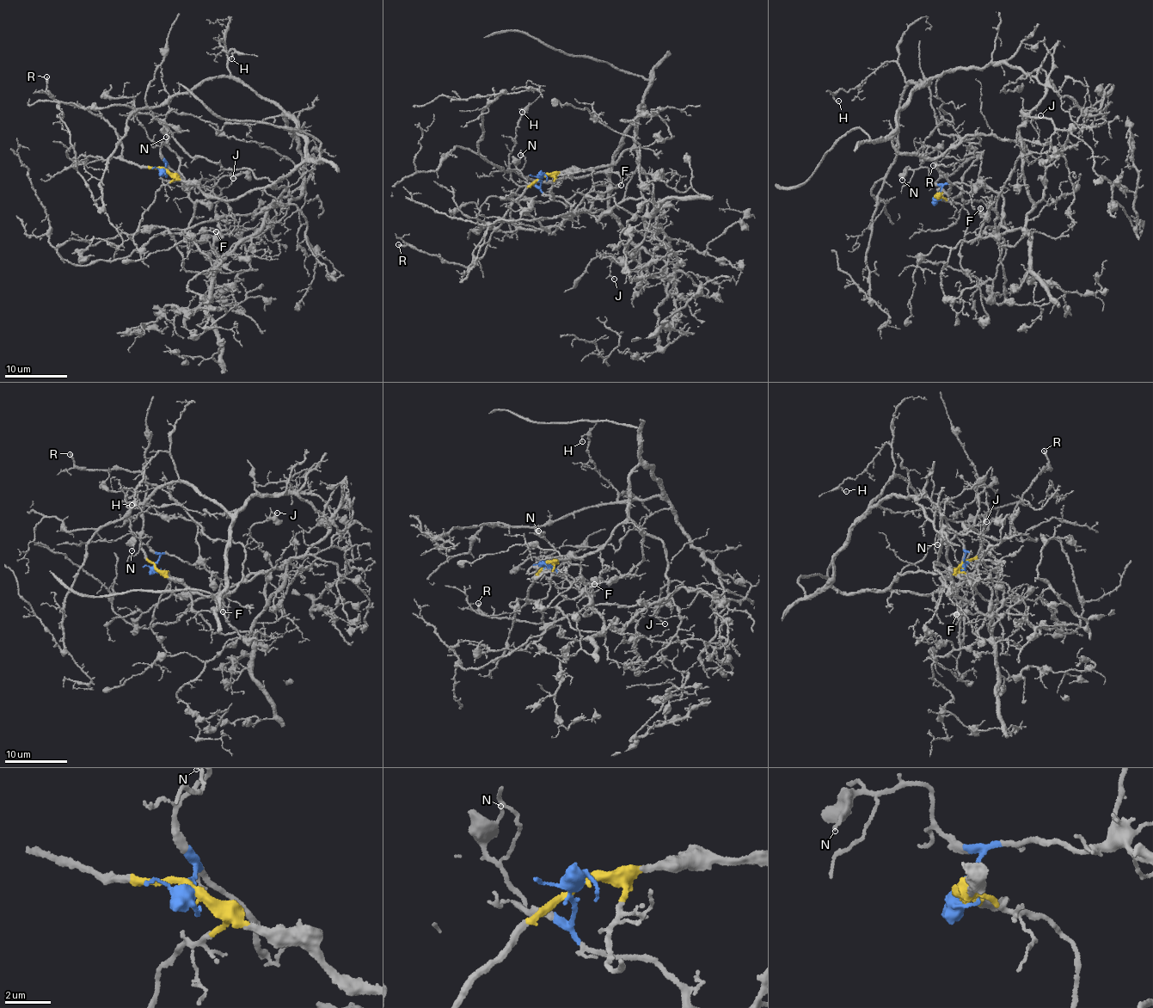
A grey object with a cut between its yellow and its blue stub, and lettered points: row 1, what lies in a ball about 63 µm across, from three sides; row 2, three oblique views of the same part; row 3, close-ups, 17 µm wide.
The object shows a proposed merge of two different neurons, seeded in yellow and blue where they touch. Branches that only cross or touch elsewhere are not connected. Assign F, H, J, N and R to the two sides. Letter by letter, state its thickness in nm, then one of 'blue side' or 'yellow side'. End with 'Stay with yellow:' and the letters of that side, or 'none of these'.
F: 80 nm | blue side
H: 130 nm | yellow side
J: 70 nm | blue side
N: 120 nm | blue side
R: 240 nm | yellow side
Stay with yellow: H, R

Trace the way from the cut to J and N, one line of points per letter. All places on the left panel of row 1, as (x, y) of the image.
J: (165, 169), (187, 190), (189, 237), (213, 272), (220, 231), (214, 190), (225, 175), (234, 179)
N: (165, 169), (161, 150), (168, 139), (165, 130), (167, 138)

